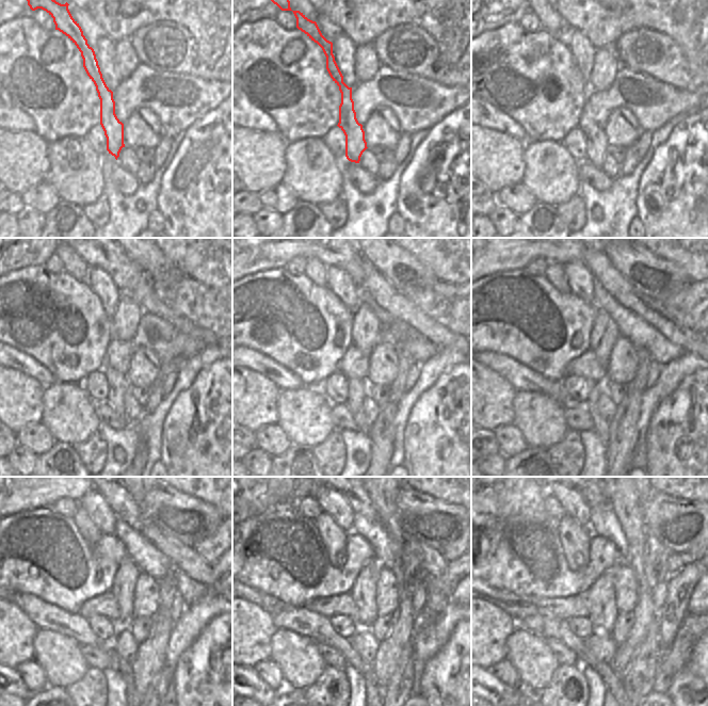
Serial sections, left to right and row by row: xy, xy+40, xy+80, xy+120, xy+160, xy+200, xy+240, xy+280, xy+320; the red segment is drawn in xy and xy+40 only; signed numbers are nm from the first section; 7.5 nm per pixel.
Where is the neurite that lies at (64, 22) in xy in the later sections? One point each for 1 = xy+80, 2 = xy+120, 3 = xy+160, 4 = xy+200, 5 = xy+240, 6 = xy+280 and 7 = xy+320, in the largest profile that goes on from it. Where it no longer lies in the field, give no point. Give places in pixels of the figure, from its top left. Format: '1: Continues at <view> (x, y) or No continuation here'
1: Continues at xy+80 (596, 144)
2: Continues at xy+120 (118, 385)
3: Continues at xy+160 (357, 388)
4: Continues at xy+200 (600, 427)
5: Continues at xy+240 (123, 668)
6: Continues at xy+280 (374, 691)
7: Continues at xy+320 (615, 693)

